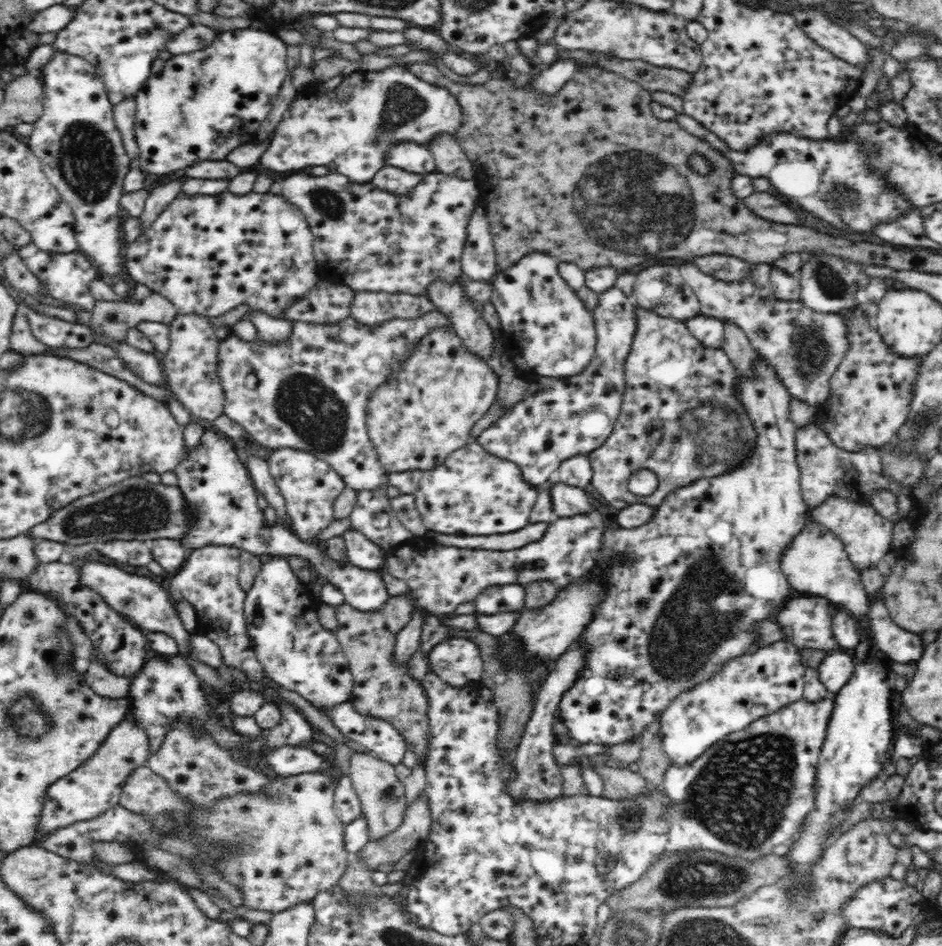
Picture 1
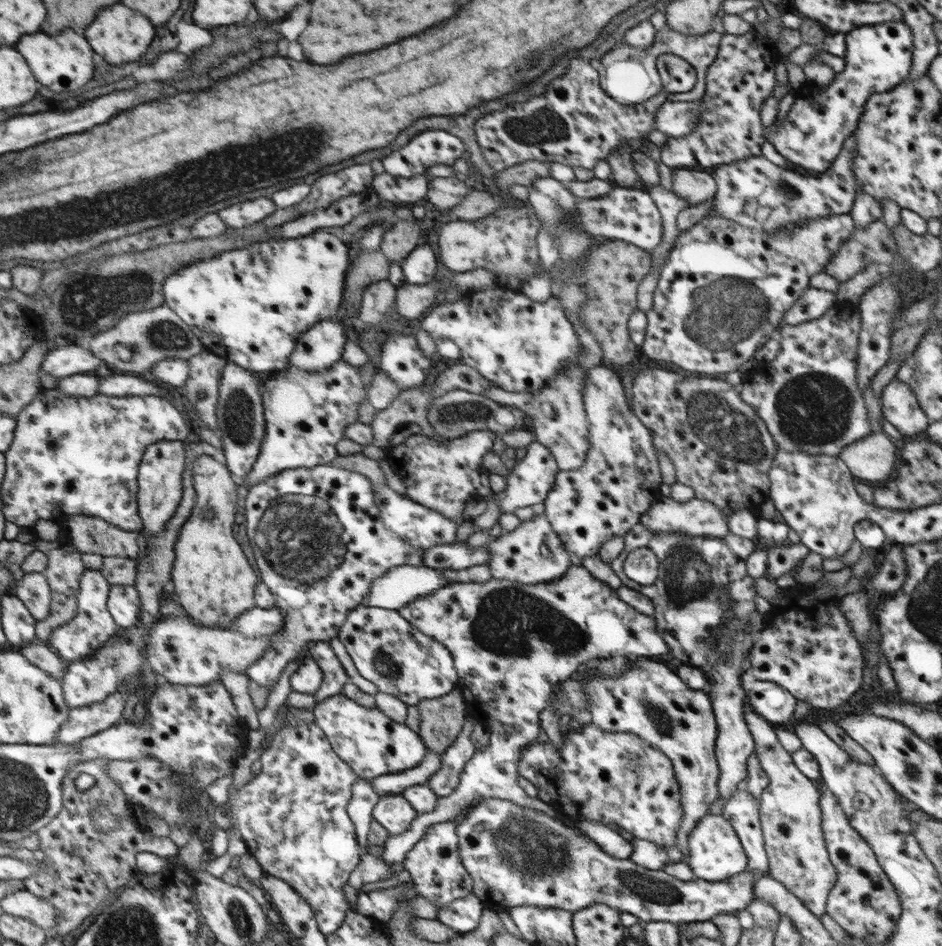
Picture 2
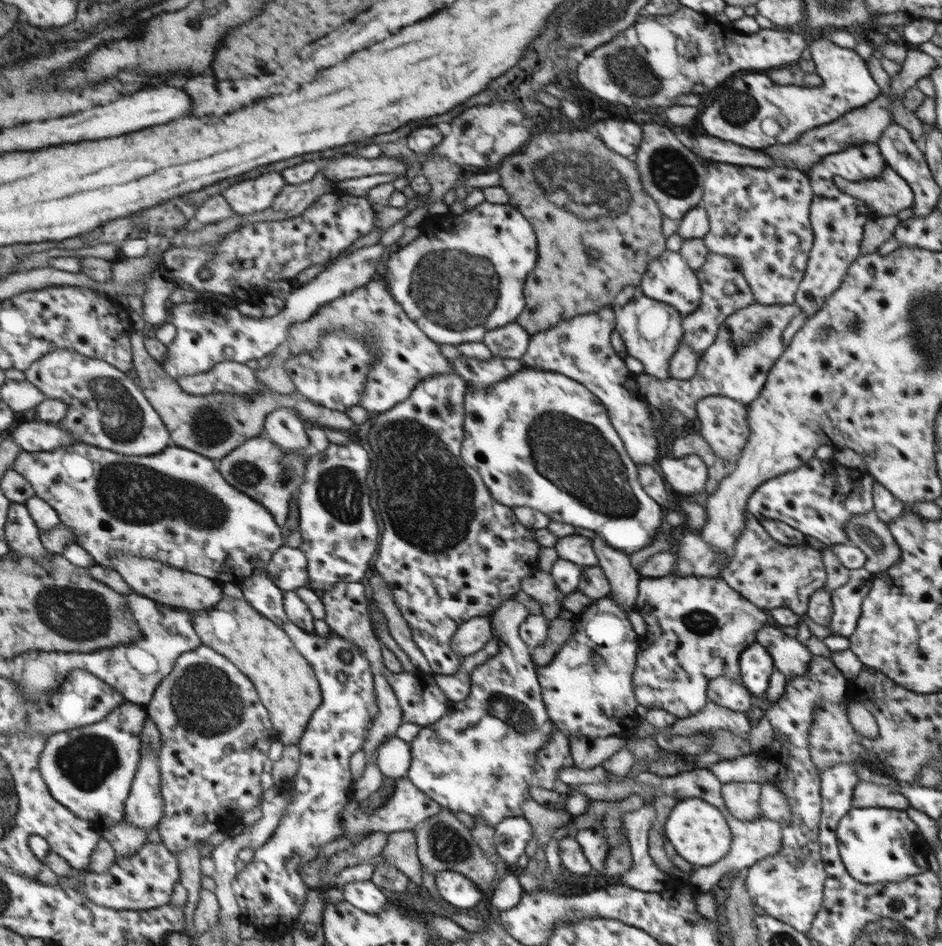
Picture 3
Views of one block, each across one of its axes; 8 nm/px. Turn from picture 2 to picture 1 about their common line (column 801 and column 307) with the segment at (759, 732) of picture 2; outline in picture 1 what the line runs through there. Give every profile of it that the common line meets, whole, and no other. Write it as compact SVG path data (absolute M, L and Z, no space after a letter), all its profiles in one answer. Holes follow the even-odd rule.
M144 765L134 769L126 778L119 794L119 805L130 812L147 816L154 826L154 831L160 835L190 832L190 836L196 840L196 848L200 850L200 854L206 854L206 858L218 854L214 866L220 870L226 882L241 890L243 907L264 910L275 915L298 902L313 900L320 891L338 885L350 856L344 846L345 825L334 810L337 779L334 774L330 774L328 770L310 770L294 775L278 774L269 779L271 781L263 788L263 793L242 791L222 797L205 809L196 809L186 797L172 791L164 777ZM216 842L229 842L235 849L233 853L222 853L220 849L216 849Z

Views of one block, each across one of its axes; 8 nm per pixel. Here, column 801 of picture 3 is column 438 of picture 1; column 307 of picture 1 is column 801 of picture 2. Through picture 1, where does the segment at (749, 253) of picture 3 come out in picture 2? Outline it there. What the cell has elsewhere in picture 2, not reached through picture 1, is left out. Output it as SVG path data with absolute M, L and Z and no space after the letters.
M854 134L842 146L841 155L832 168L817 175L804 174L798 169L786 169L766 157L751 156L714 170L717 194L708 216L722 216L742 226L766 230L794 229L798 222L829 216L850 214L857 196L857 177L853 171L853 158L857 154Z

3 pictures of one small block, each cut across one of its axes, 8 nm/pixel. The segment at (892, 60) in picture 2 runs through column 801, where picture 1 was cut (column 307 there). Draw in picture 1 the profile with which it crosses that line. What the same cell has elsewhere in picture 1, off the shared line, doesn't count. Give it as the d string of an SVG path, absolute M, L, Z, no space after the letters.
M394 66L378 72L354 72L335 90L320 93L319 84L300 90L283 120L275 129L270 146L259 159L261 170L288 172L306 171L311 166L327 166L328 172L346 175L358 183L371 182L374 173L383 166L384 156L392 146L404 142L426 144L439 135L456 136L462 126L463 111L457 98L448 90L423 82L405 68Z

